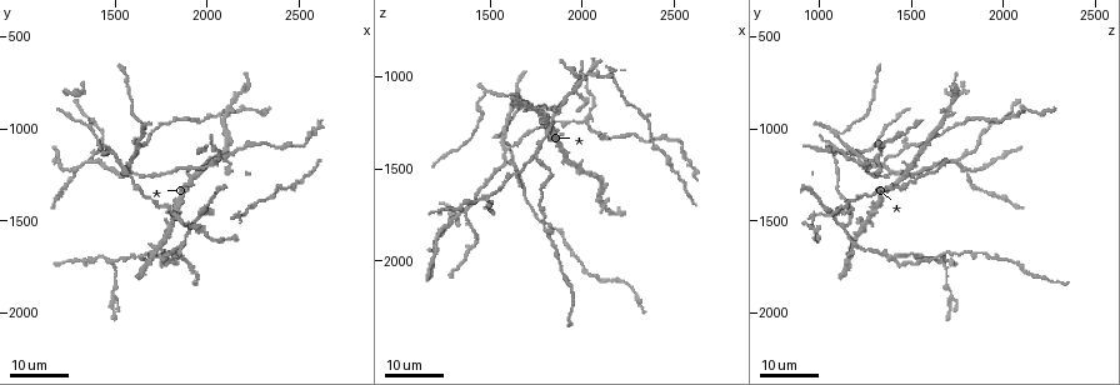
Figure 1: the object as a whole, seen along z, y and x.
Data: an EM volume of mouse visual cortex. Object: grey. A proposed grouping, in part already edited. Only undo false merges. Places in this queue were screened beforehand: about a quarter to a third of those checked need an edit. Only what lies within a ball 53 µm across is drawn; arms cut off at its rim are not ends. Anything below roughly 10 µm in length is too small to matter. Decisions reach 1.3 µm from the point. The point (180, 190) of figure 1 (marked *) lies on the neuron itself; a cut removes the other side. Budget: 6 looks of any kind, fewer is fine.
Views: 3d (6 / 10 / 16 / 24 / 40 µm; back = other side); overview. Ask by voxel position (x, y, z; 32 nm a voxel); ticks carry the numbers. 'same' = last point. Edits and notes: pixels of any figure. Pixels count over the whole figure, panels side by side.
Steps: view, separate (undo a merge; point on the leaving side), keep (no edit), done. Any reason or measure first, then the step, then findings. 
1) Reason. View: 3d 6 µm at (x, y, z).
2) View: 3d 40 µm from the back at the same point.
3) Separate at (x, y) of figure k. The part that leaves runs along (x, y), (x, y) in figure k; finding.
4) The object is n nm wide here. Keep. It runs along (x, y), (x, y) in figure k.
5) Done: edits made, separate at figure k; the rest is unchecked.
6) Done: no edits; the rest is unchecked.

View: 3d 16 µm at (1900, 1560, 1140).

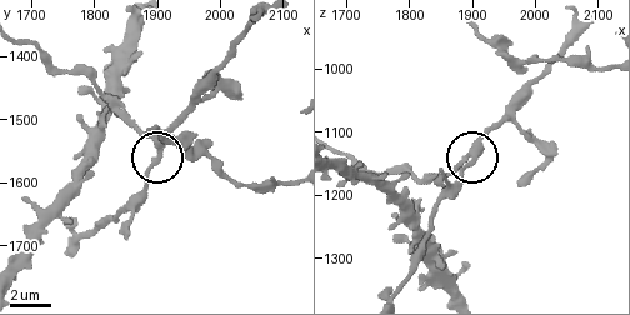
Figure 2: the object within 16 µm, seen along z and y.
View: 3d 10 µm at (1905, 1555, 1145).

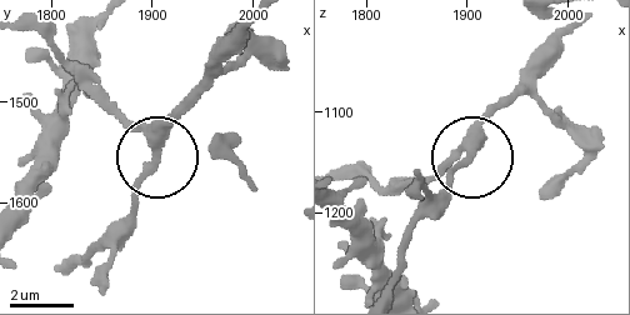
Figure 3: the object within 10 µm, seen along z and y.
The side arm is 50 µm long. Keep. All the same neuron.

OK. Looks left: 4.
Three arms meet. View: 3d 16 µm at (2020, 1080, 1060).

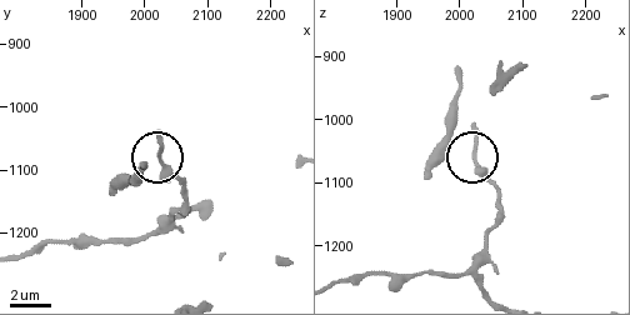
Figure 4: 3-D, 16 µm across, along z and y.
View: 3d 6 µm at (2030, 1075, 1060).

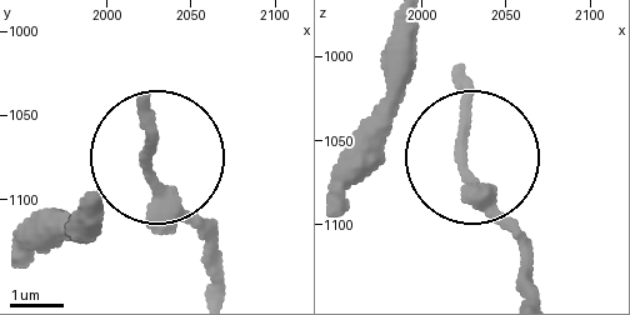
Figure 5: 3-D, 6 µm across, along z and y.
3 arms meet here. Keep. Continuous, no second neuron.

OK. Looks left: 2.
Two arms in line, one across. View: 3d 16 µm at (1740, 1700, 1420).

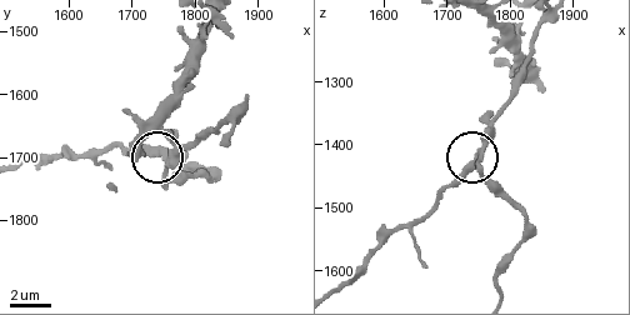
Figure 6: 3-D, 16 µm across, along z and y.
View: 3d 10 µm at (1755, 1700, 1410).

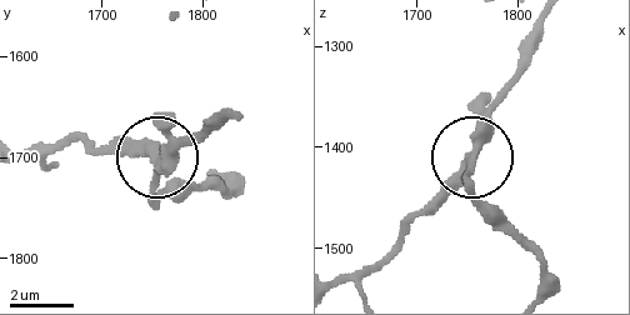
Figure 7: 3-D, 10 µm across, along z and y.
Keep. It runs along (234, 115), (156, 155), (94, 155) in figure 7; continuous, no second neuron.

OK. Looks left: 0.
Done: no edits; the rest is unchecked.

